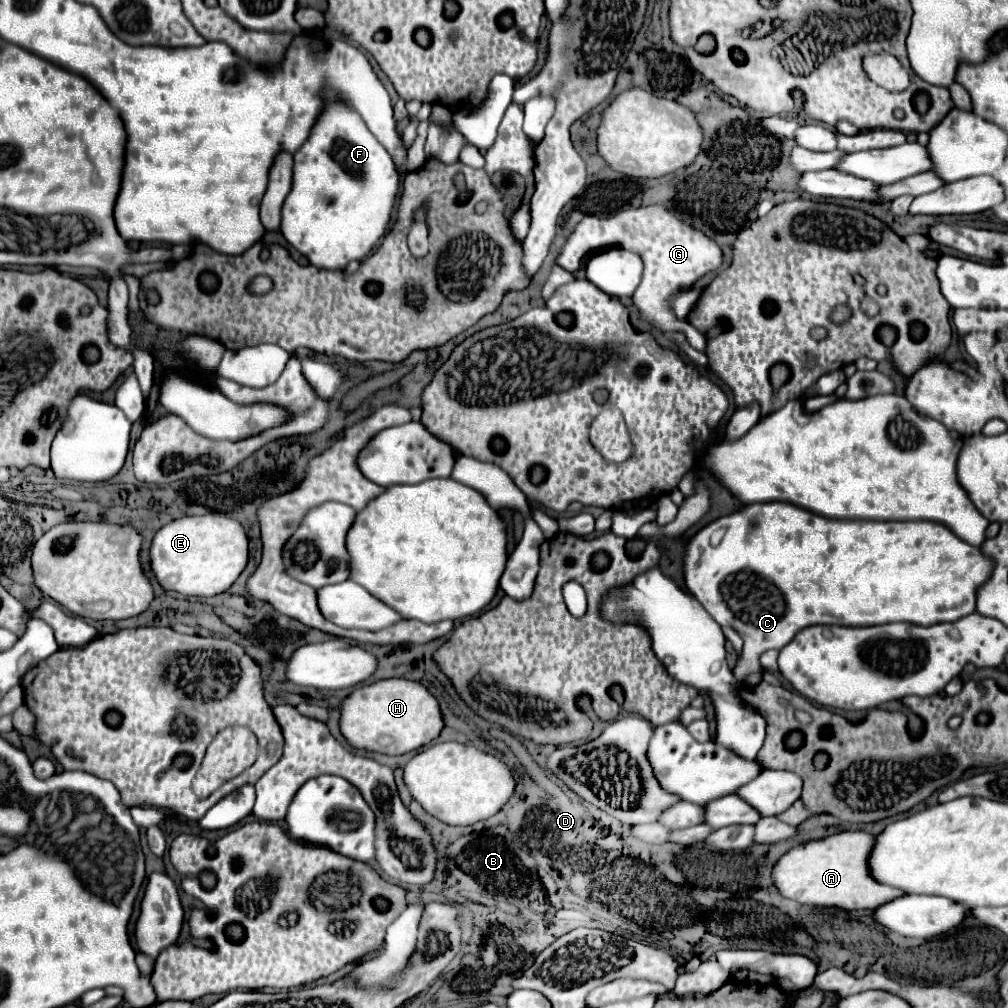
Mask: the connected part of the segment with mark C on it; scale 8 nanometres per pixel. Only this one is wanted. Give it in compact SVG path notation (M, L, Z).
M772 501L749 504L726 517L716 519L698 531L686 547L684 555L684 579L686 587L696 595L696 599L704 605L704 609L714 617L718 625L728 625L740 633L744 639L744 651L752 651L760 655L768 649L782 649L800 629L808 625L882 625L894 621L906 621L916 625L936 625L944 621L956 621L968 613L976 611L976 591L988 581L992 575L992 559L988 559L978 547L958 539L946 525L934 521L844 521L844 519L828 519L816 513L810 513L802 507L790 505L788 502Z

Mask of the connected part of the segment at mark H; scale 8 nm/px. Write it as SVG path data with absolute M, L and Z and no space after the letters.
M382 679L358 687L344 699L340 729L356 749L404 755L434 741L444 729L444 721L438 699L422 683L410 679Z

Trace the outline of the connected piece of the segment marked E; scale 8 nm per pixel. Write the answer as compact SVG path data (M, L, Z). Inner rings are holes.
M222 513L202 517L184 515L170 521L154 535L150 565L166 591L176 591L184 597L212 597L232 587L232 583L246 569L248 555L248 535L240 521Z

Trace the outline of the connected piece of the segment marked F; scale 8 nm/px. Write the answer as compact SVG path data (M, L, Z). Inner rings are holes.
M330 91L330 95L326 95L324 113L318 117L308 141L294 153L294 183L282 207L280 231L284 239L314 267L330 271L344 269L350 261L366 259L384 239L398 187L400 175L396 173L388 151L370 133L362 117L350 105L346 107L340 103L338 95Z

